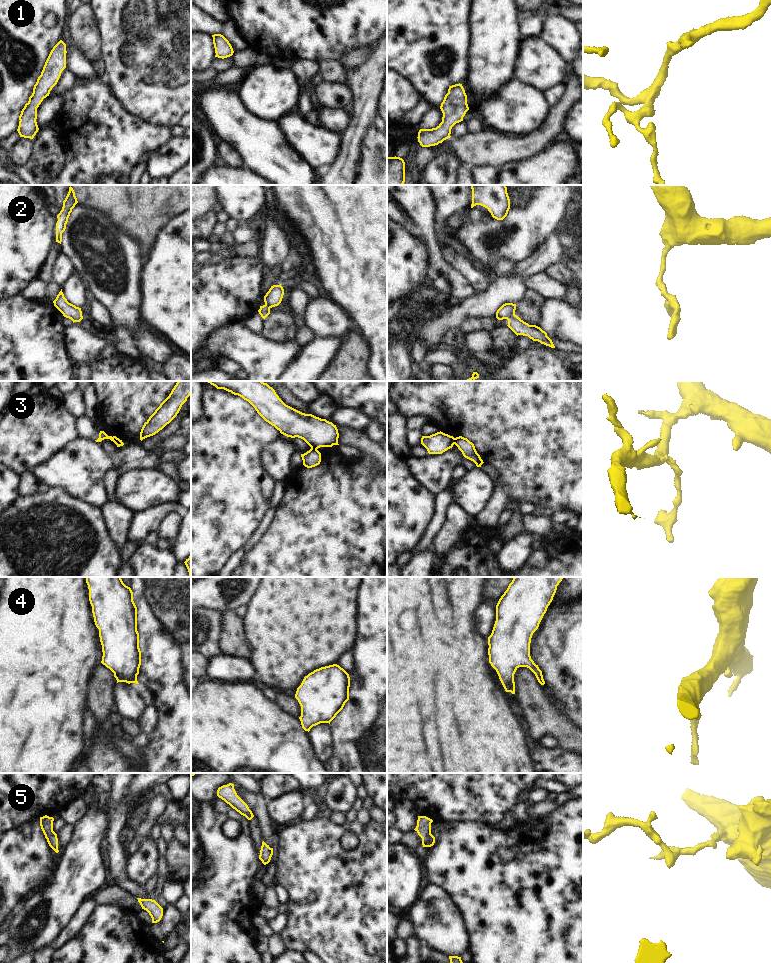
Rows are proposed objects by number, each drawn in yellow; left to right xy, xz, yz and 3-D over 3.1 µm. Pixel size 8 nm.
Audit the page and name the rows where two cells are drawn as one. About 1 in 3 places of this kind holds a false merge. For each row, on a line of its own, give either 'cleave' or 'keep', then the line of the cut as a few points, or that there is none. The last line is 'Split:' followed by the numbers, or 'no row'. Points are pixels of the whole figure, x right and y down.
1: keep; no cut
2: cleave; cut in yz along (514, 314), (506, 318)
3: cleave; cut in xz along (311, 447), (316, 449)
4: keep; no cut
5: keep; no cut
Split: 2, 3

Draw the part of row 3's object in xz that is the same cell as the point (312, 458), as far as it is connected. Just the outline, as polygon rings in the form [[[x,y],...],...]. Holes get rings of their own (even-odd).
[[[311,448],[304,454],[301,454],[303,465],[307,468],[312,468],[320,464],[321,453],[317,449]]]

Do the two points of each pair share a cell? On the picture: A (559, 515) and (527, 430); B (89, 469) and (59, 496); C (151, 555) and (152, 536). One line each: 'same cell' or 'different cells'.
A: different cells
B: different cells
C: different cells

